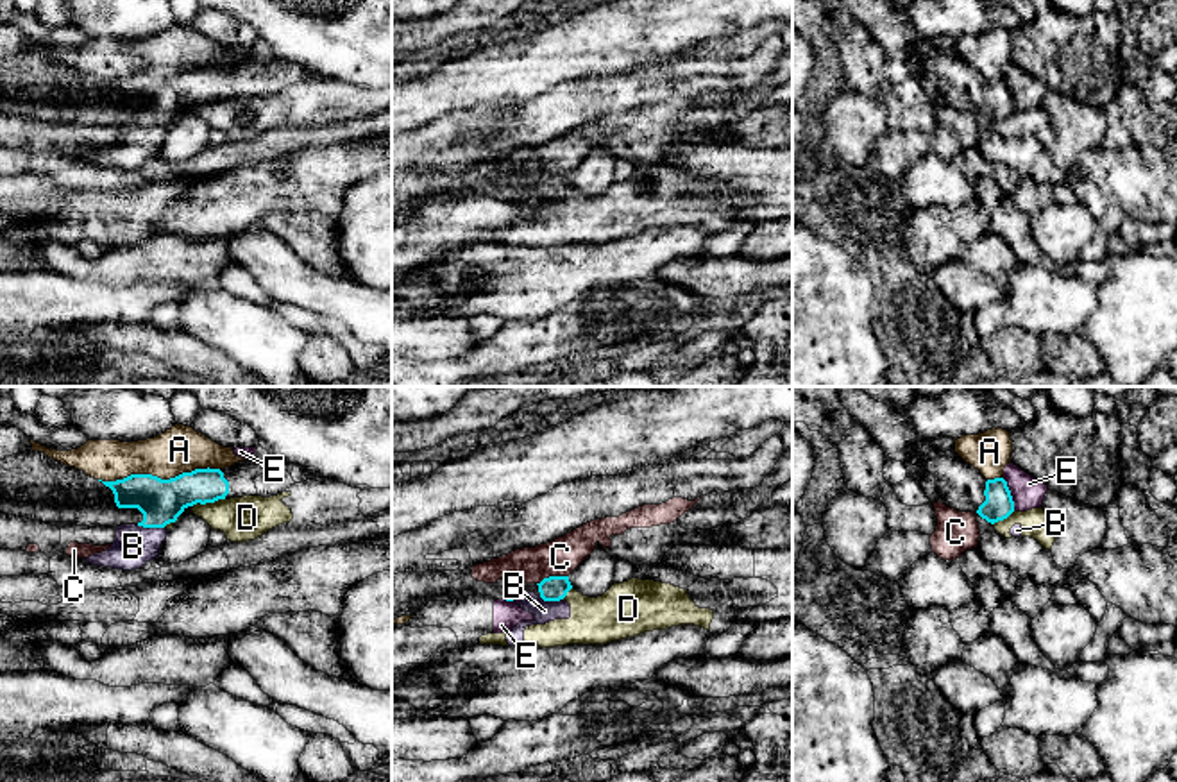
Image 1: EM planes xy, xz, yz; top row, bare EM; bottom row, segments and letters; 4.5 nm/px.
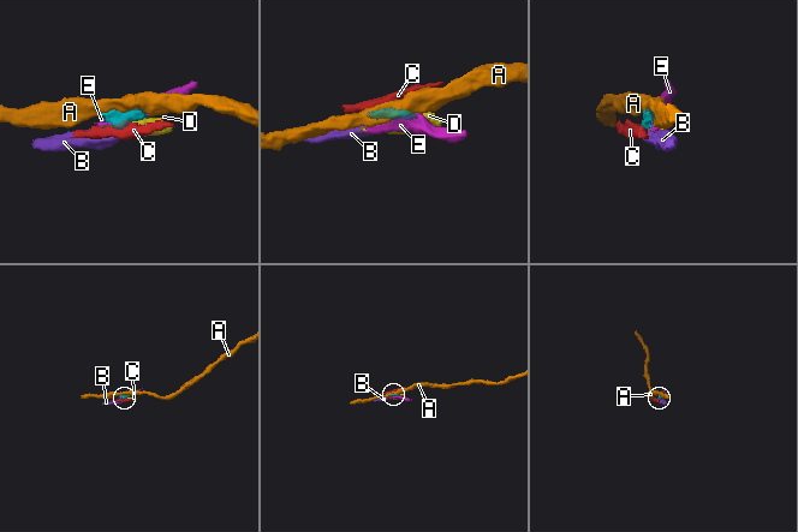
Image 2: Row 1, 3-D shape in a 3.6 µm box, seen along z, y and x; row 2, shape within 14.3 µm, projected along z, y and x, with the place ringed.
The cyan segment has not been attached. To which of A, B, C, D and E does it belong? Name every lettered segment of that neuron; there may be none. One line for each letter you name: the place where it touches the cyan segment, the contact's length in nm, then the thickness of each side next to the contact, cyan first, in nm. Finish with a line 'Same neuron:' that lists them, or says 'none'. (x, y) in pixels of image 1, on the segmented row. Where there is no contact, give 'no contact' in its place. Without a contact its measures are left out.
Same neuron: none

